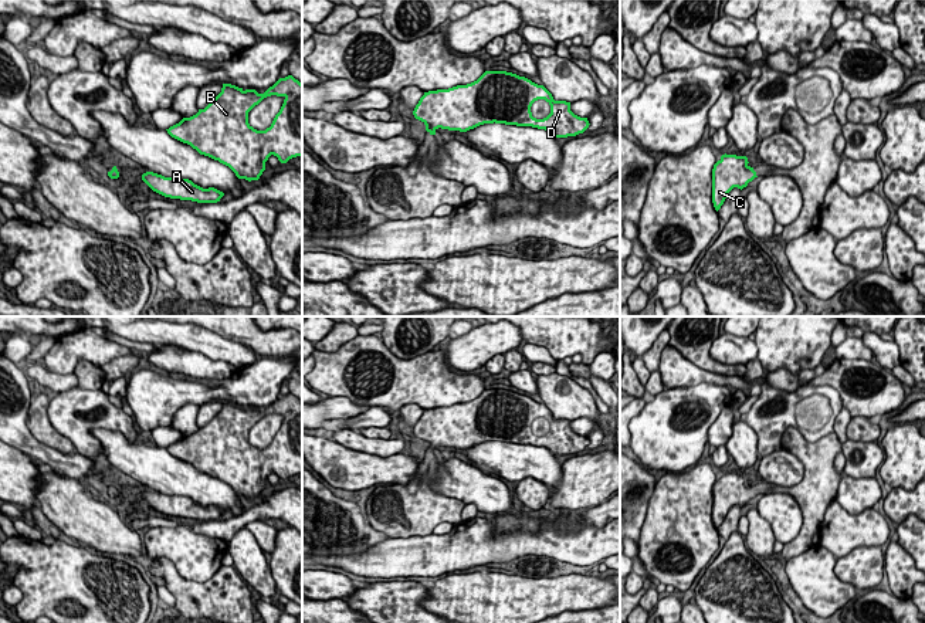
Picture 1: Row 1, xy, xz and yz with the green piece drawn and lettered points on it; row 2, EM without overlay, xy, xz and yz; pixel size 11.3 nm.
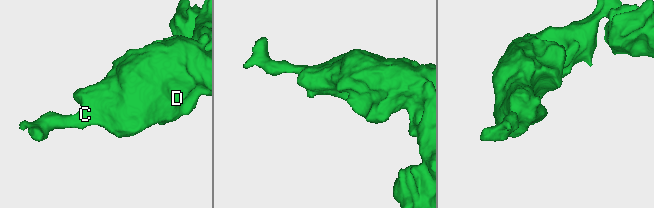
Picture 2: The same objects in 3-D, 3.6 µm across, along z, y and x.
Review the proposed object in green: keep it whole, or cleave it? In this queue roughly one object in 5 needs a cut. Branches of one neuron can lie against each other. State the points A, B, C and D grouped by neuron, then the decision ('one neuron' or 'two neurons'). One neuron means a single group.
A B C D; one neuron

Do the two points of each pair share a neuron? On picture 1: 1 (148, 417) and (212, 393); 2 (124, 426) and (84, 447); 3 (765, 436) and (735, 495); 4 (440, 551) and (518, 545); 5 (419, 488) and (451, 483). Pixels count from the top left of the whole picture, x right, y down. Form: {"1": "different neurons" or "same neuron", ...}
{"1": "same neuron", "2": "same neuron", "3": "different neurons", "4": "same neuron", "5": "different neurons"}

